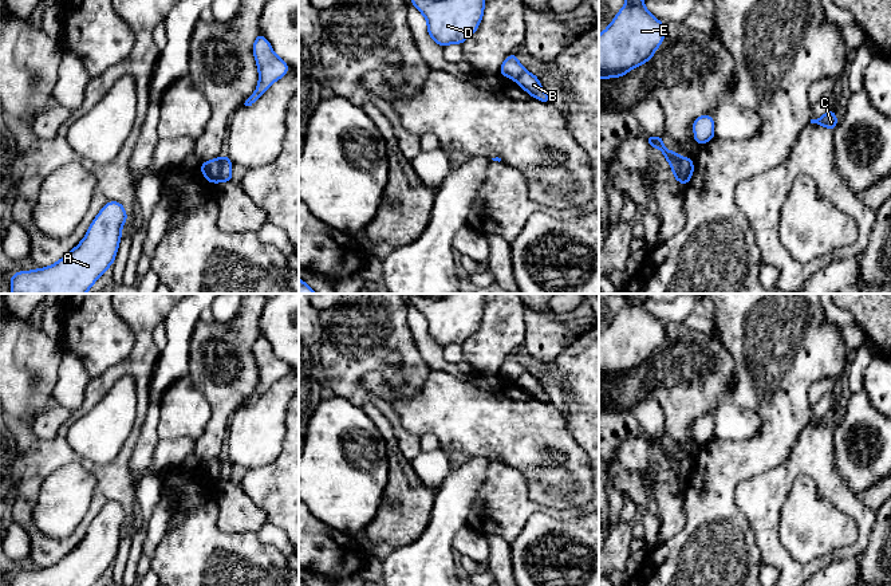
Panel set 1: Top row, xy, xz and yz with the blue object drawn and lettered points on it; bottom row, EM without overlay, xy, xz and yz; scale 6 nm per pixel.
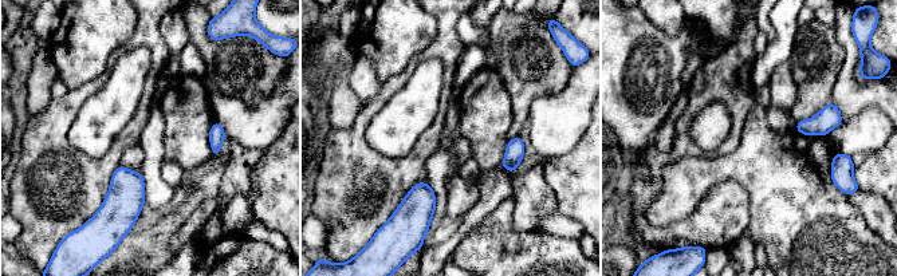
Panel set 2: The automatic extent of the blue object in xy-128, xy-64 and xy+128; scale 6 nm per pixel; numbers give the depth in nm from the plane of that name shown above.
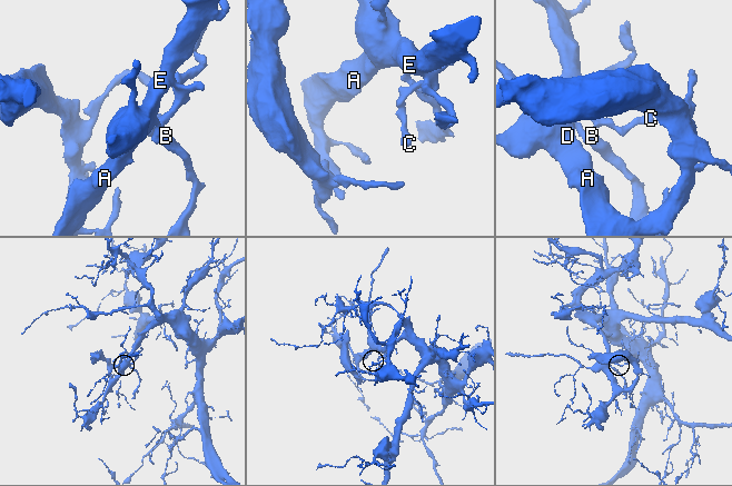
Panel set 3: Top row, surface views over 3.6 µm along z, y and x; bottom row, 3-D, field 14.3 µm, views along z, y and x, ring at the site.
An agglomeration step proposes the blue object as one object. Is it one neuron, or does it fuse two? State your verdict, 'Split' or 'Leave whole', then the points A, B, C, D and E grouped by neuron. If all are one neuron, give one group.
Split. Groups: A C D E / B

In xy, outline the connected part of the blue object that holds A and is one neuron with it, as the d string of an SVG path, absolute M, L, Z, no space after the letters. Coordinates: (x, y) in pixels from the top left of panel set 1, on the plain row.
M107 503L72 551L46 569L12 574L11 586L92 586L113 566L126 520L121 503Z

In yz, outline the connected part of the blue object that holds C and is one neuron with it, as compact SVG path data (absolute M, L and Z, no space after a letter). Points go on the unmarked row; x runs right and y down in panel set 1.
M828 410L821 418L811 420L811 424L816 424L816 425L824 426L831 430L836 428L837 422L839 421L833 410Z

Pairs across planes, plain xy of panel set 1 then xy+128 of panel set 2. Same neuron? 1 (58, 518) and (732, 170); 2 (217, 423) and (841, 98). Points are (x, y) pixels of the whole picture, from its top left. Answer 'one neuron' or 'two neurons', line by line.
1: one neuron
2: two neurons

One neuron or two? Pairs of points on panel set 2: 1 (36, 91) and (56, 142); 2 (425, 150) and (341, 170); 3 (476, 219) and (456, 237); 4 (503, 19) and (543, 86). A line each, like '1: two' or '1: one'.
1: two
2: one
3: one
4: one

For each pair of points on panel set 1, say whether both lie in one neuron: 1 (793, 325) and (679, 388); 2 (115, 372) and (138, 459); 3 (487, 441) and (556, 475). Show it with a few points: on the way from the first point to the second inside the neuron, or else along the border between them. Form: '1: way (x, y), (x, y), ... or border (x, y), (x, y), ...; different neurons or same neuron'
1: border (714, 333), (733, 358), (734, 381), (732, 389); different neurons
2: border (146, 417), (129, 464), (131, 478); different neurons
3: border (537, 472), (554, 465), (562, 465), (574, 482); different neurons

